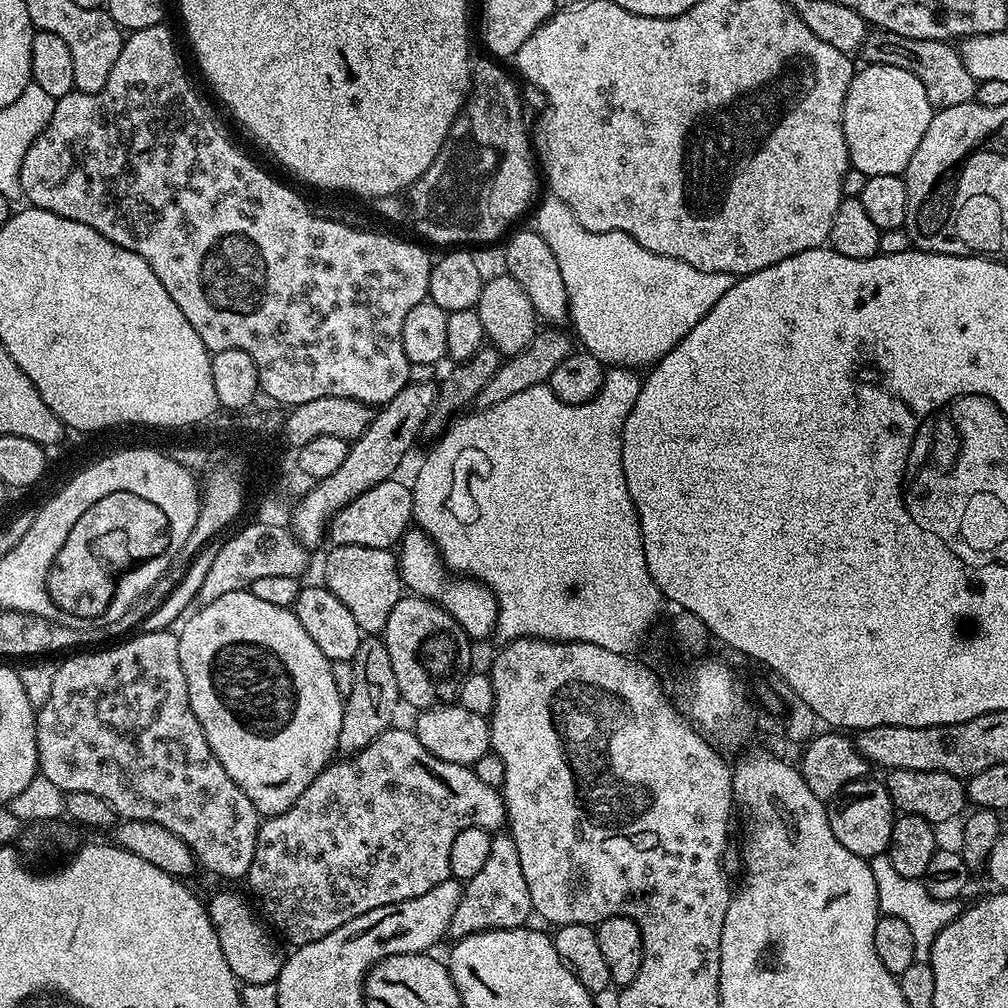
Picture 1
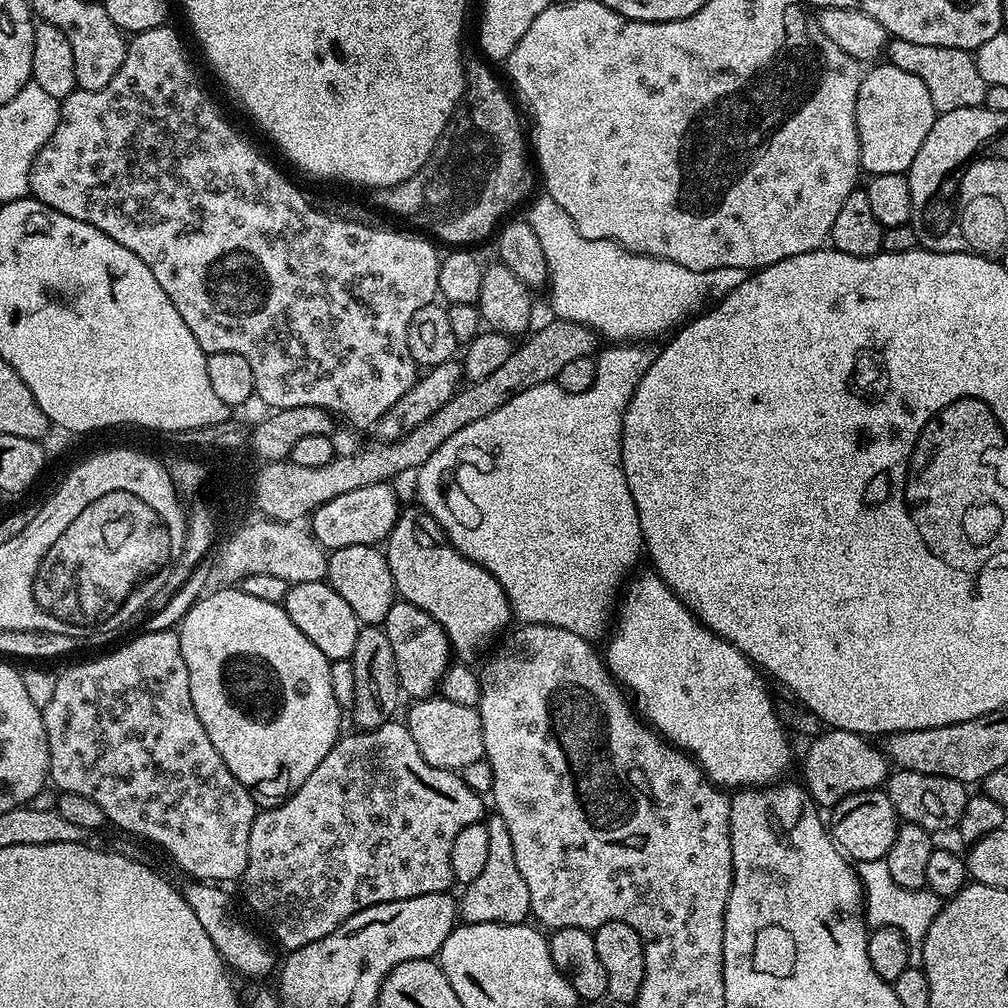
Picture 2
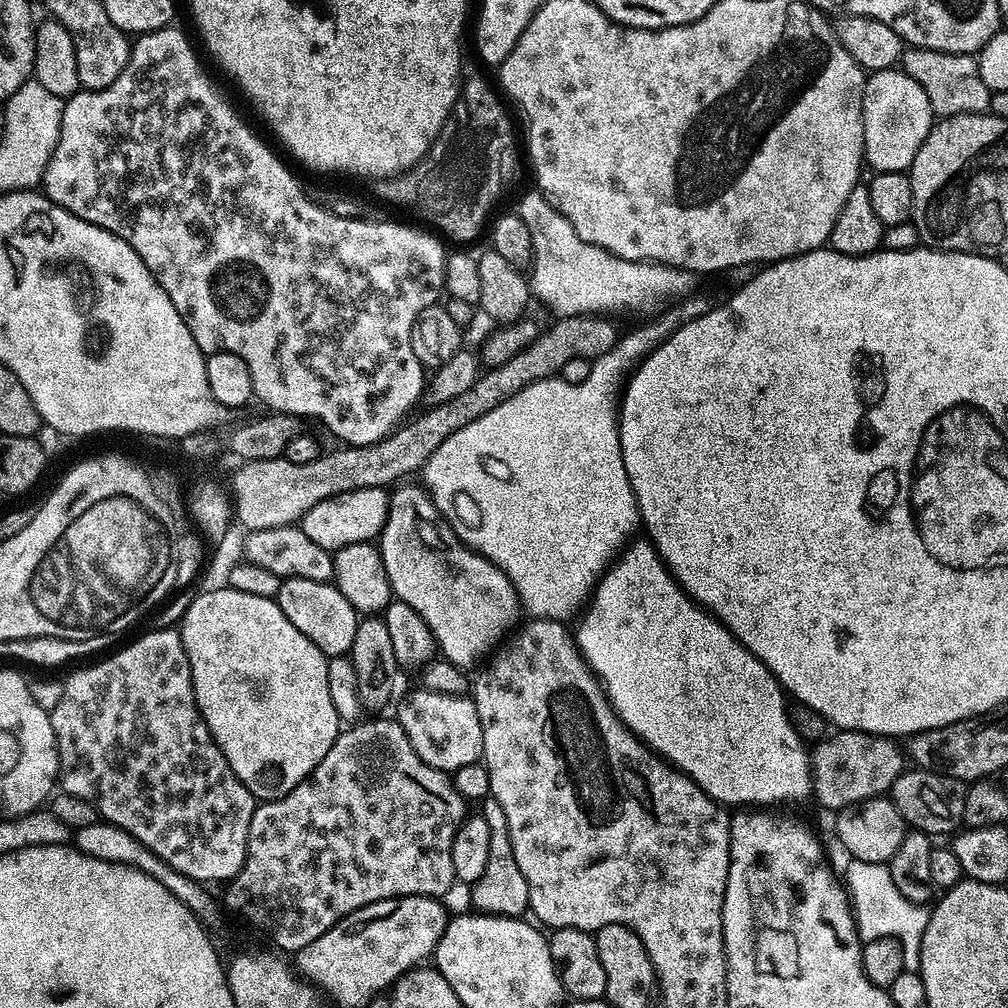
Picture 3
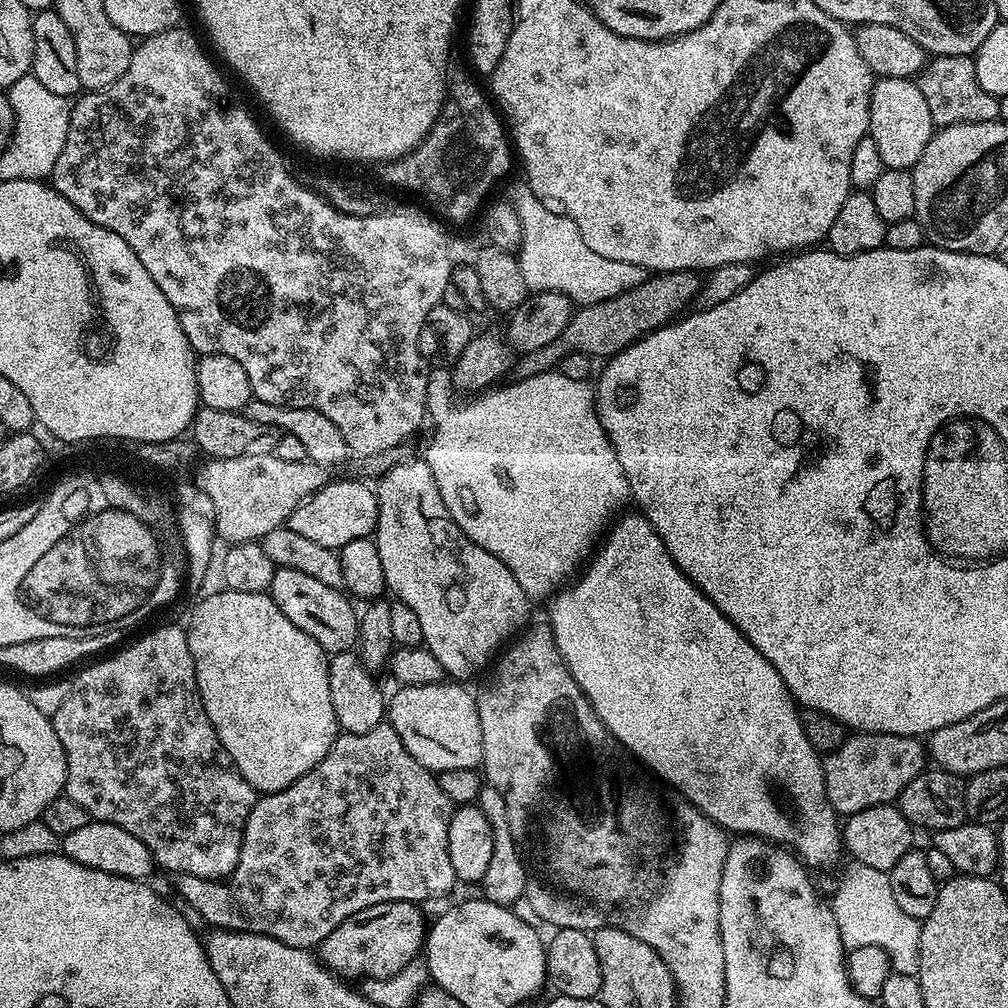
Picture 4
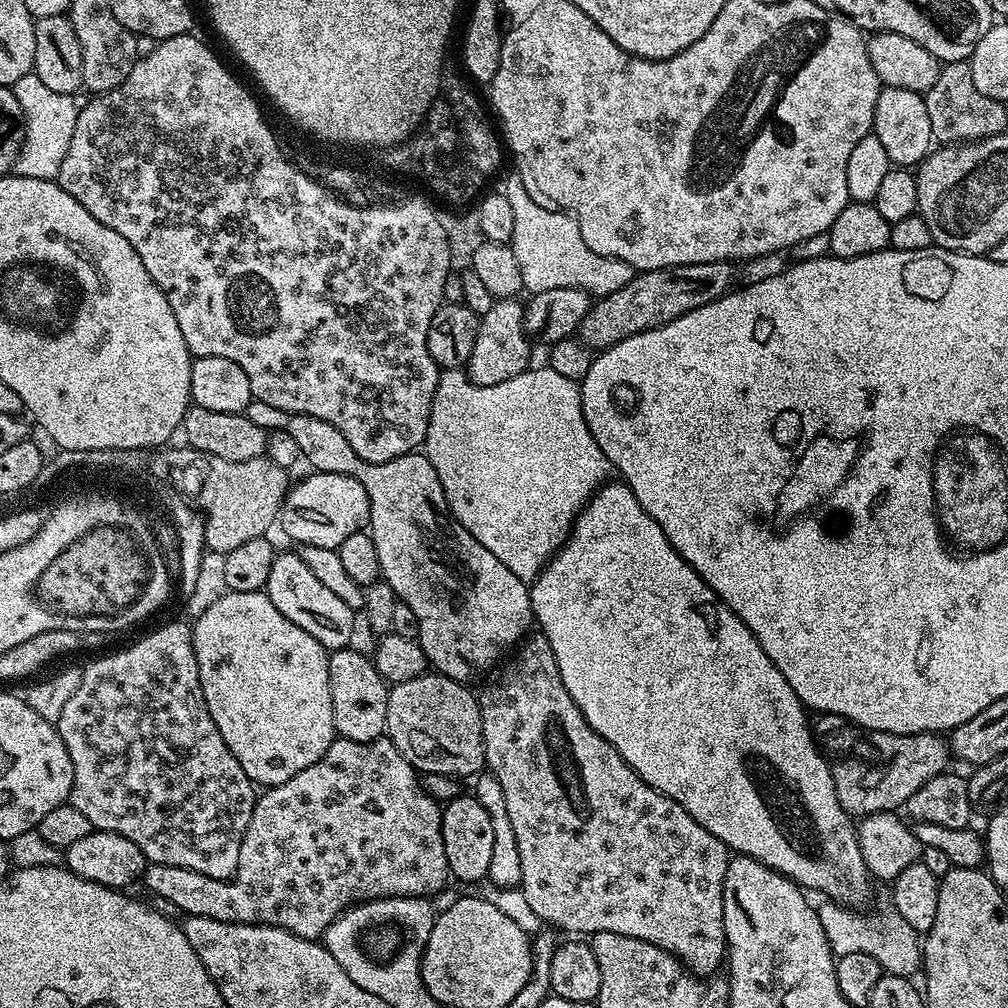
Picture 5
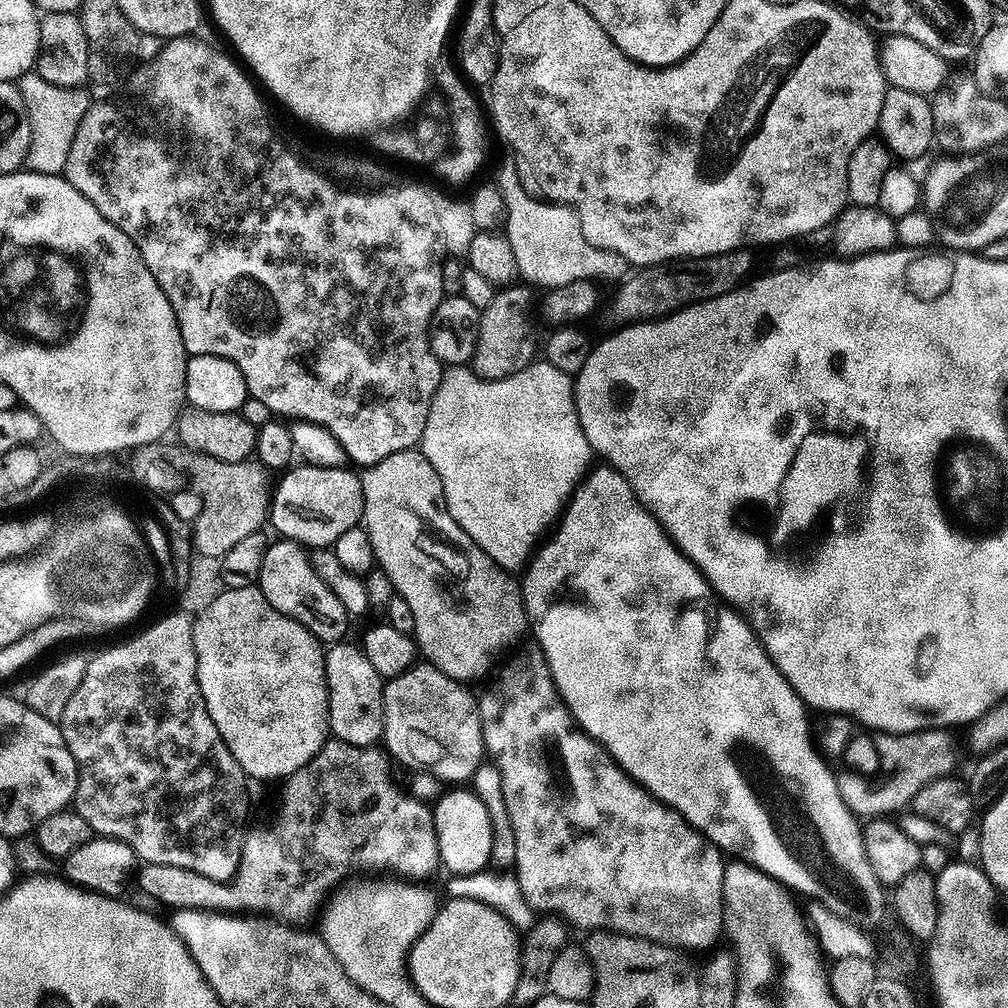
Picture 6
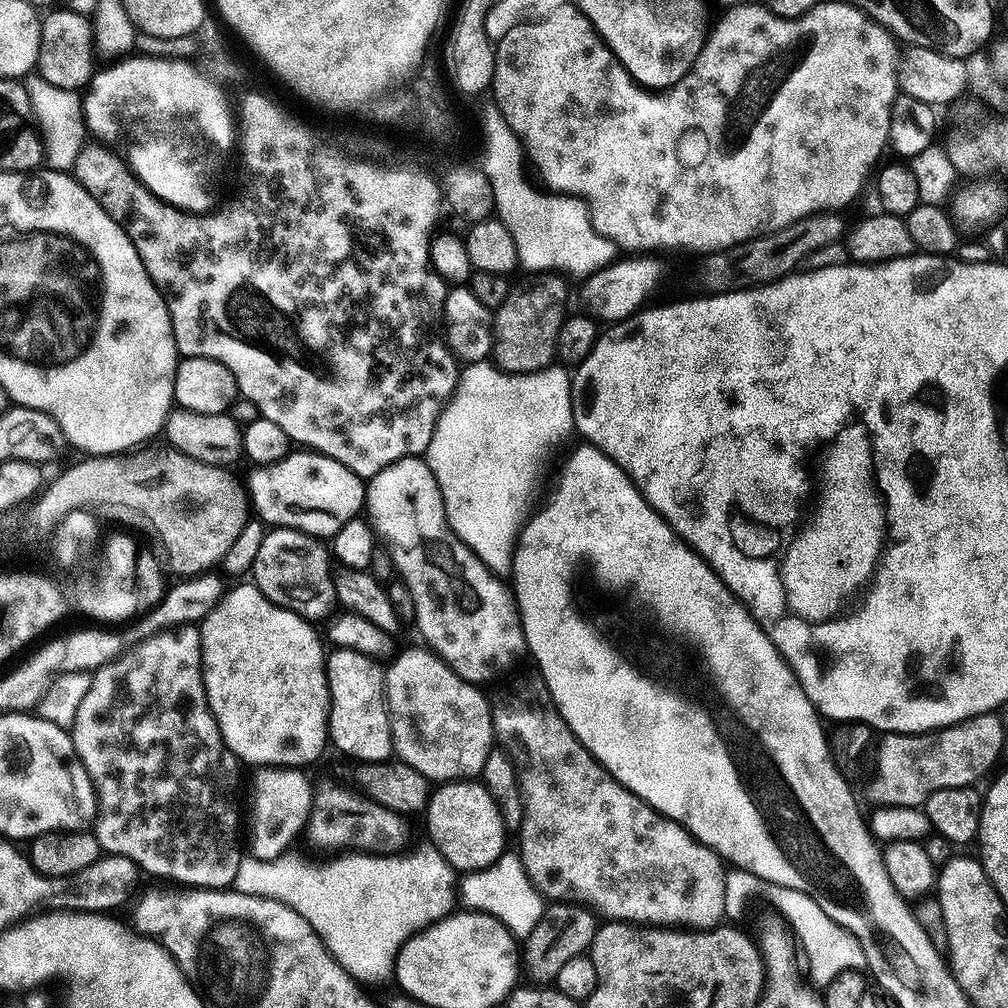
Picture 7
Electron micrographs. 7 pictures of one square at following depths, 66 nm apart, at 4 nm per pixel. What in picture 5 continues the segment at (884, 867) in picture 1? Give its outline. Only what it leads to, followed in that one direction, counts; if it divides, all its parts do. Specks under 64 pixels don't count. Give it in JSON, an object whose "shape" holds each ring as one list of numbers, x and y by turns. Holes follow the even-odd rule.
{"shape":[[824,902,824,905,819,905,818,911,820,913,820,921,822,922,822,930,826,934,826,938,828,939,828,945,831,946,833,953,836,956,845,956,846,954,870,954,874,958,878,958,878,962,880,963,881,969,889,976,906,976,909,978,915,977,921,971,922,968,922,940,921,937,915,932,915,930,910,926,910,922,906,922,906,918,902,918,902,914,898,914,894,910,887,910,888,912,880,912,877,916,860,916,859,911,846,908,843,906,837,906,831,902]]}

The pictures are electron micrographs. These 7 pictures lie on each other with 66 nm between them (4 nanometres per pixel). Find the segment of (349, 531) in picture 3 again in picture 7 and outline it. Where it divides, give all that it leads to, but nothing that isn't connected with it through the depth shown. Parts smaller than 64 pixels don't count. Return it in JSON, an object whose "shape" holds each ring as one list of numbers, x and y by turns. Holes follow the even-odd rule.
{"shape":[[292,450,283,460,251,470,246,479,250,504,268,526,296,528,308,536,331,538,346,522,357,519,366,504,365,481,342,462,321,452]]}

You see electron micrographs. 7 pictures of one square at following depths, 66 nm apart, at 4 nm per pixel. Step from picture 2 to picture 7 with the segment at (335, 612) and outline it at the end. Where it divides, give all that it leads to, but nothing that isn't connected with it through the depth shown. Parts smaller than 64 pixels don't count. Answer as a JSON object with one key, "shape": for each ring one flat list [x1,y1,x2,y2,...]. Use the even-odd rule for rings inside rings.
{"shape":[[273,527,271,530,265,531,262,538,262,547,258,550,258,558,254,560,254,566,250,573,256,589,266,598,270,598,270,602,274,602,278,606,298,614,304,620,313,622,319,622,319,620,324,619,324,621,327,621,333,615,332,608,337,607,336,591,332,581,334,564,330,559,329,549,325,545,323,548,320,544,323,543,317,537,308,536,296,528]]}

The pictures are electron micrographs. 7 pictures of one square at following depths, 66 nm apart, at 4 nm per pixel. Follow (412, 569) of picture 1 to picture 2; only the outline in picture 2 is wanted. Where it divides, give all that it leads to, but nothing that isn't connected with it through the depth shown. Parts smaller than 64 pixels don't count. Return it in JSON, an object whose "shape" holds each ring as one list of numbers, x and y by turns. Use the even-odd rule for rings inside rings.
{"shape":[[405,507,401,511,394,530,387,538,386,555,399,599,418,606,418,610,426,610,426,614,430,614,430,618,434,618,434,622,442,626,453,653,461,661,472,662,479,652,487,653,493,647,492,639,496,635,499,637,513,623,512,607,506,598,506,590,502,590,498,578,494,578,494,574,490,574,482,566,478,566,473,560,461,554,448,540,442,526,438,526,436,519,423,508]]}

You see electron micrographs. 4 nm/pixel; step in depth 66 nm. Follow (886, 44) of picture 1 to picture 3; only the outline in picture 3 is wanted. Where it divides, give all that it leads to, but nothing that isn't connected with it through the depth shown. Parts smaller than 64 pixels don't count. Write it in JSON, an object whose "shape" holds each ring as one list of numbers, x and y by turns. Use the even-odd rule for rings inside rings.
{"shape":[[909,47,902,57,902,68,922,86,922,90,926,90,926,98,930,98,930,106,937,117,984,112,991,107,992,93,982,81,979,61,971,53,950,54]]}

